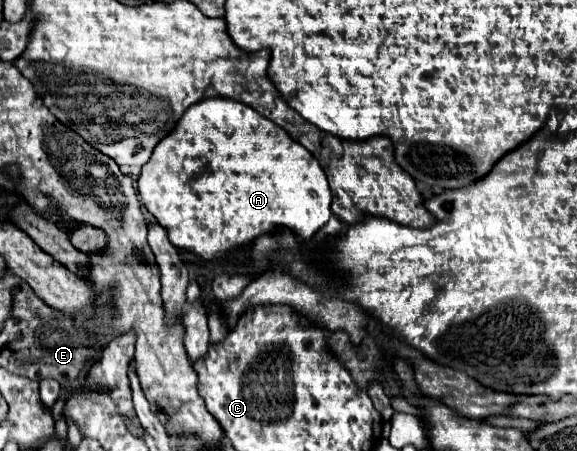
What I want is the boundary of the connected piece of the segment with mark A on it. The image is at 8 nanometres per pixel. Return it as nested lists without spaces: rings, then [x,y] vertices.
[[[204,98],[202,102],[196,102],[194,106],[190,106],[190,110],[186,110],[186,114],[178,120],[178,126],[162,142],[158,142],[158,146],[154,148],[154,154],[150,156],[150,162],[146,162],[146,166],[142,166],[142,172],[138,176],[138,192],[142,196],[142,202],[144,202],[146,210],[152,216],[156,216],[156,220],[168,230],[168,238],[170,238],[170,242],[176,248],[190,250],[192,254],[202,256],[202,258],[218,258],[218,260],[224,260],[228,252],[238,250],[238,248],[250,244],[252,240],[256,240],[264,232],[274,230],[278,226],[286,226],[286,228],[294,230],[300,240],[308,240],[332,216],[332,210],[330,210],[332,194],[330,194],[328,178],[326,178],[320,162],[304,146],[300,146],[298,142],[294,142],[284,128],[280,128],[272,120],[264,118],[262,114],[258,114],[254,108],[246,106],[244,102],[230,100],[230,98]]]

